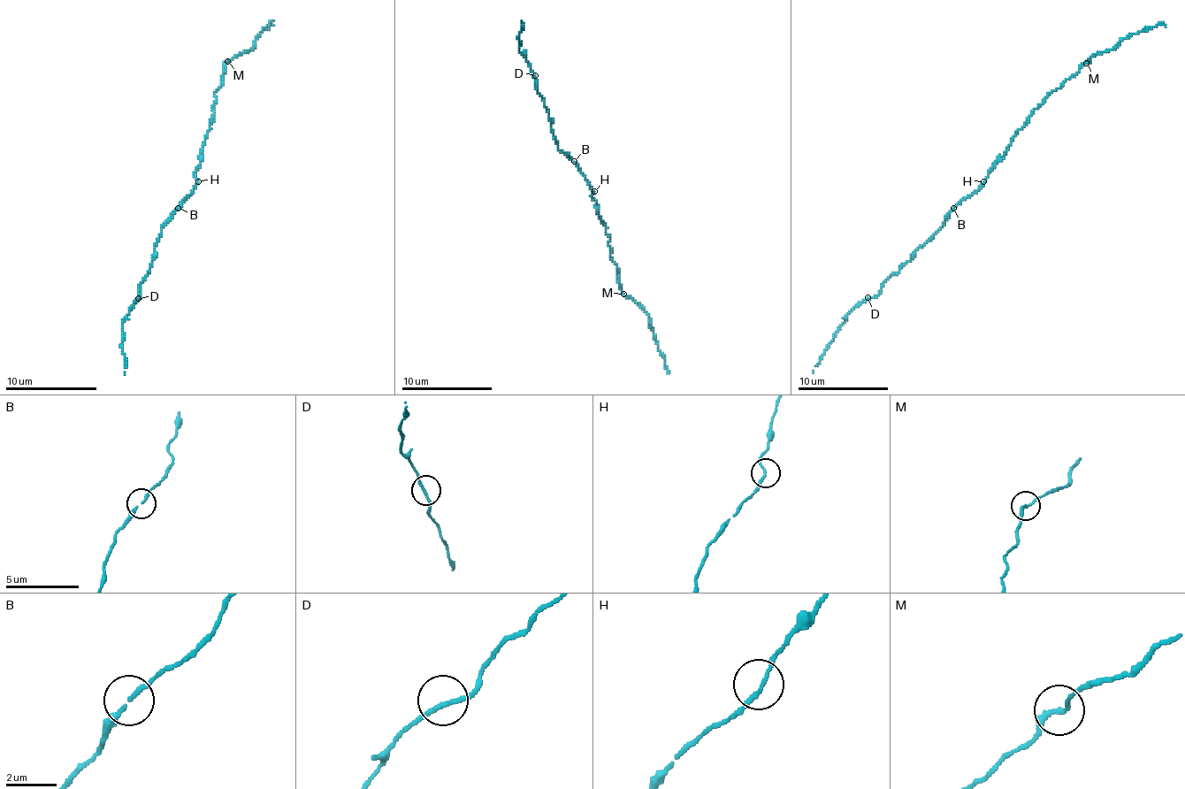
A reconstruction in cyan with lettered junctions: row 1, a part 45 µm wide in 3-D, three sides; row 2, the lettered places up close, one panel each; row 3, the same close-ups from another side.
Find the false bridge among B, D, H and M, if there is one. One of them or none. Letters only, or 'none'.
none

